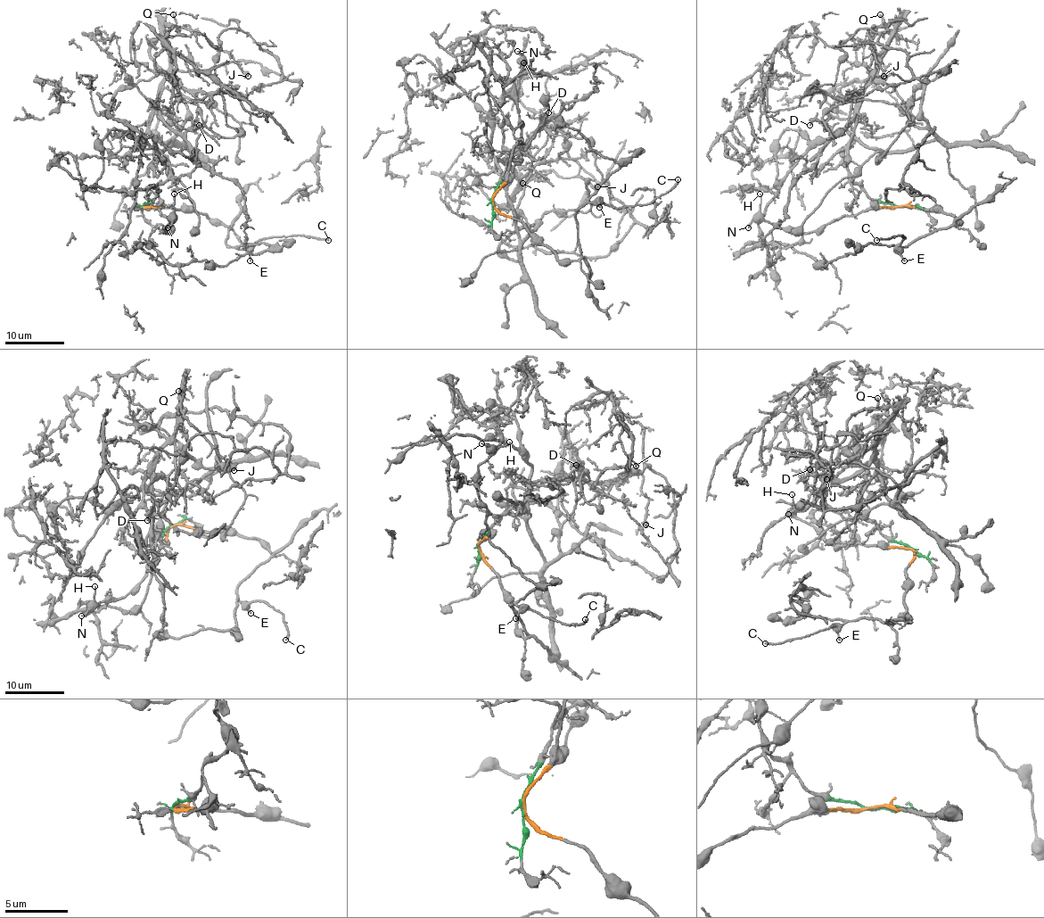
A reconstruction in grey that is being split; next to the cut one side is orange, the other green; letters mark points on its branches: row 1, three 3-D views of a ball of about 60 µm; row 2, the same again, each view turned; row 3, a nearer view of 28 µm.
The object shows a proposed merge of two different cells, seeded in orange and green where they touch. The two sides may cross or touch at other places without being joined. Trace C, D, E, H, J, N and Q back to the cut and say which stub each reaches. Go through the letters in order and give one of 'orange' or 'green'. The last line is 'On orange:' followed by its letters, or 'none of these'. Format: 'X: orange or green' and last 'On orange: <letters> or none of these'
C: orange
D: green
E: orange
H: orange
J: green
N: orange
Q: green
On orange: C, E, H, N

